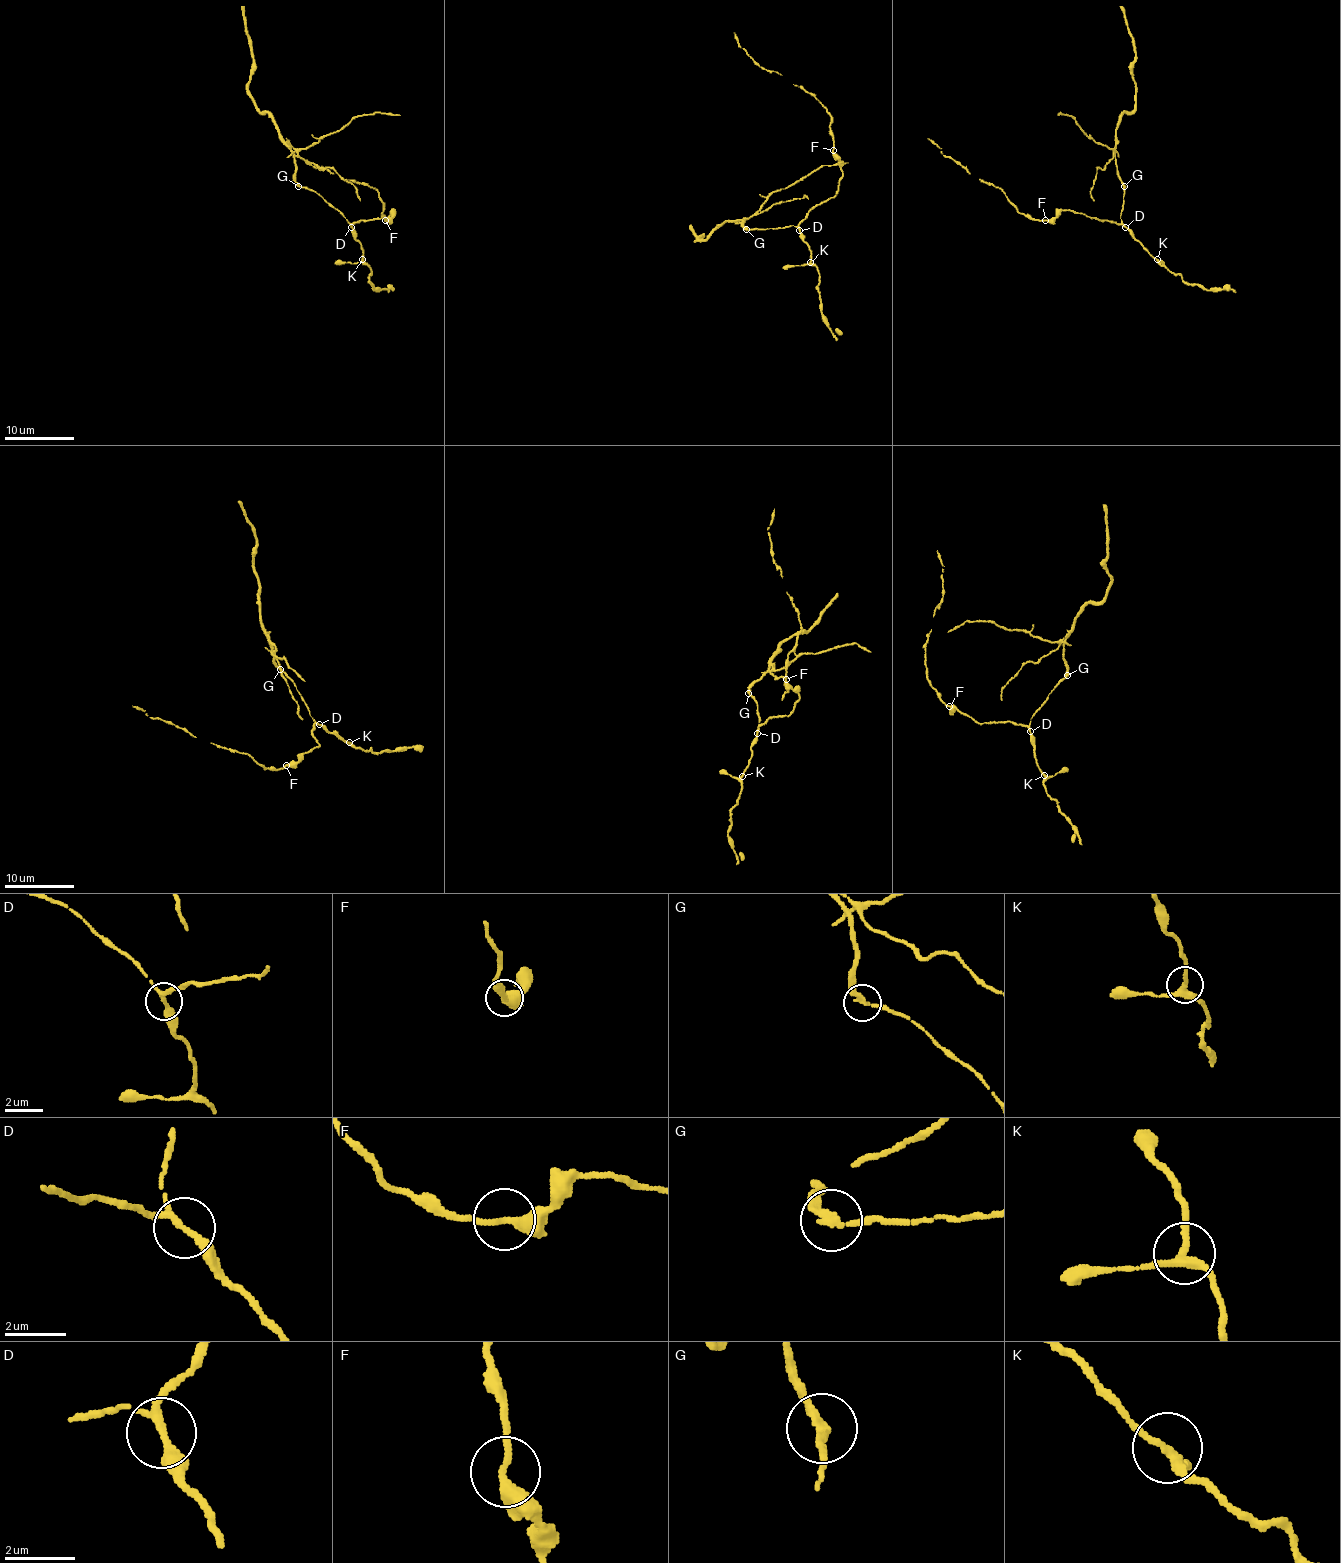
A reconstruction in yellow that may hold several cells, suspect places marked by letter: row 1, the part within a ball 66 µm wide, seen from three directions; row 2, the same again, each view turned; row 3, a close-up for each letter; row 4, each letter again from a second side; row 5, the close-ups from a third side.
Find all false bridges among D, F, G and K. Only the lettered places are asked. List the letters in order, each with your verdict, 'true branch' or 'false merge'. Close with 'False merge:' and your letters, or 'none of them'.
D: true branch
F: true branch
G: false merge
K: true branch
False merge: G

